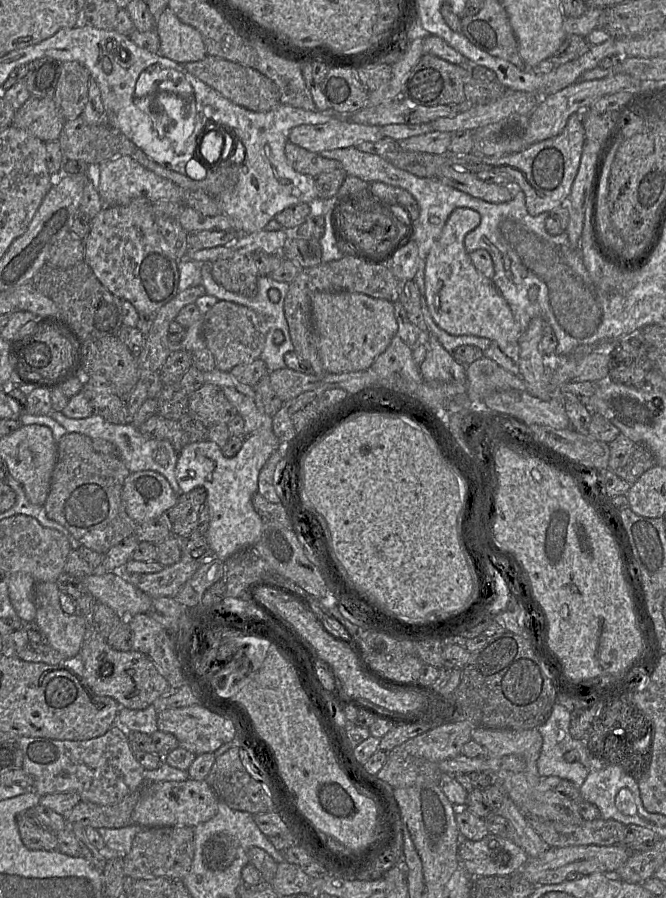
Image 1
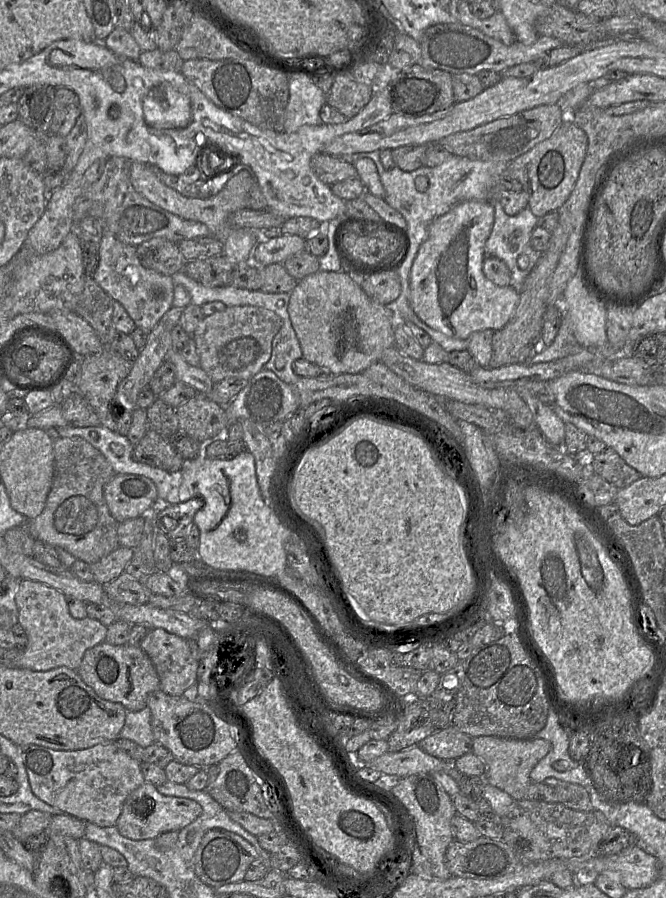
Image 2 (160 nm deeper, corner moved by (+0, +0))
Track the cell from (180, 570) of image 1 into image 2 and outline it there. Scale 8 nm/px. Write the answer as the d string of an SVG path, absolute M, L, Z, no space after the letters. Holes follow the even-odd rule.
M123 572L116 579L104 584L104 591L108 597L117 603L140 605L148 603L152 593L141 582Z

